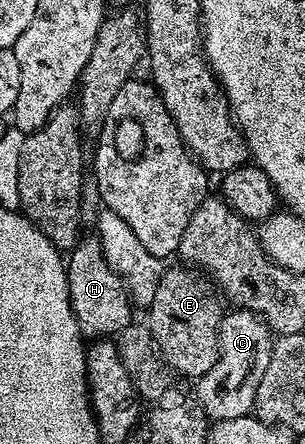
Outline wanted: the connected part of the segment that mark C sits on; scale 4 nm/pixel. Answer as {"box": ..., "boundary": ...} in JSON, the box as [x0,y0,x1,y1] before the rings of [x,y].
{"box":[196,309,273,420],"boundary":[[[230,309],[223,314],[218,330],[216,365],[196,383],[197,402],[211,420],[234,419],[253,412],[256,389],[260,389],[260,377],[264,377],[264,369],[268,369],[273,348],[272,332],[259,315],[241,309]]]}

